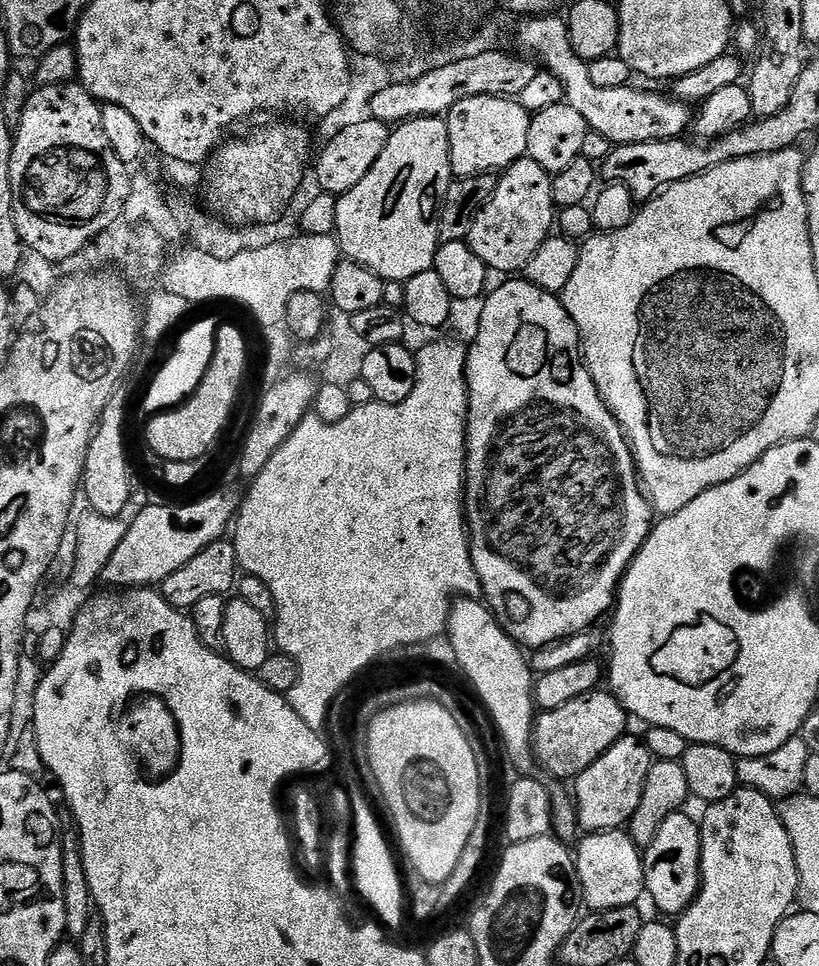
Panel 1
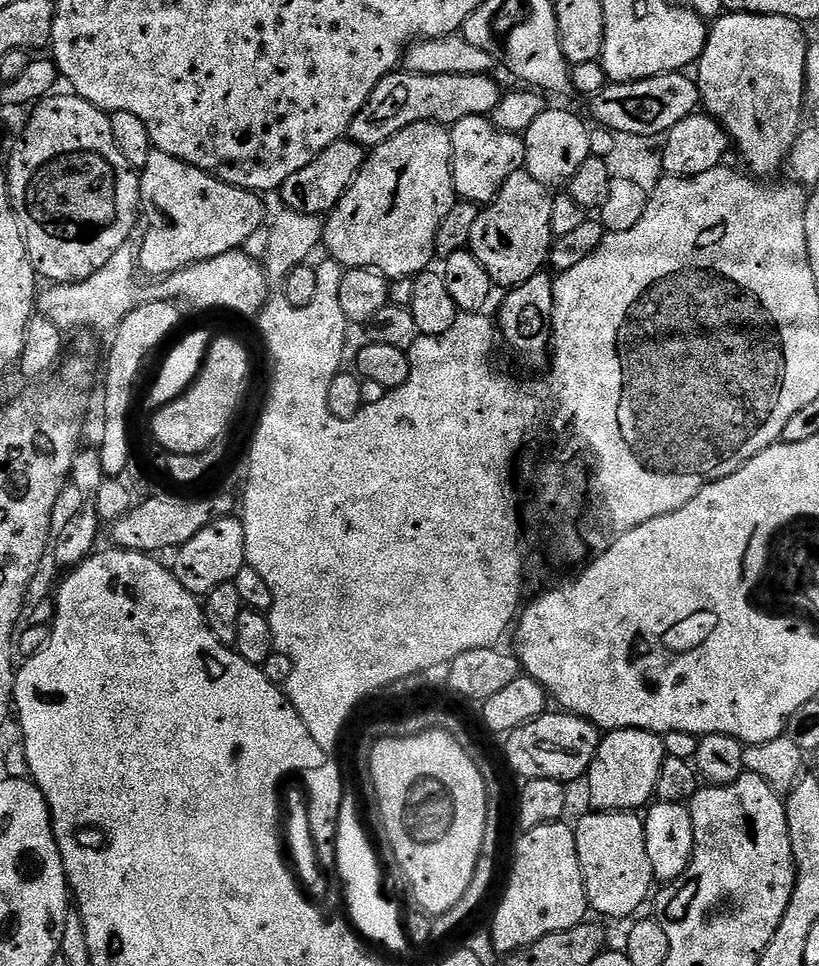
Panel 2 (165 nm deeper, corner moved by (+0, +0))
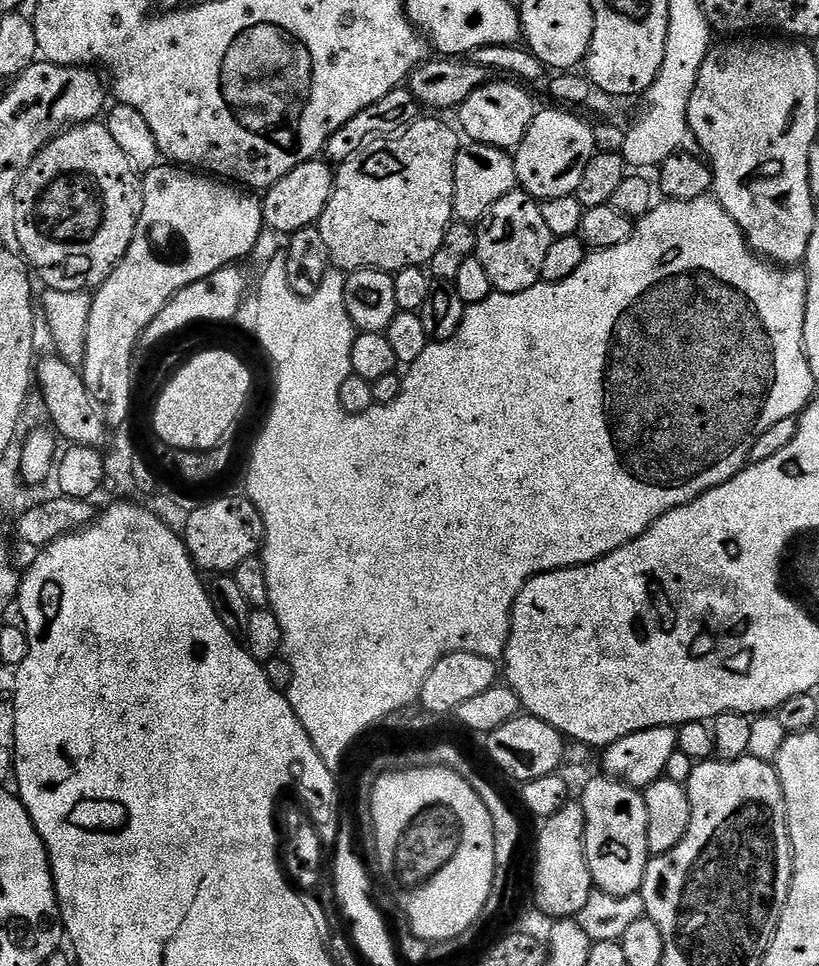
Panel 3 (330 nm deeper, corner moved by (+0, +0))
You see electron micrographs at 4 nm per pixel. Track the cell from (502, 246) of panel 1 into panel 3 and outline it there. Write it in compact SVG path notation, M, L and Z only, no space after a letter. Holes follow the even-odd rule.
M523 190L511 192L490 206L476 228L474 258L482 262L495 291L514 294L541 283L542 261L546 259L546 250L554 237L546 230L540 205L541 201Z

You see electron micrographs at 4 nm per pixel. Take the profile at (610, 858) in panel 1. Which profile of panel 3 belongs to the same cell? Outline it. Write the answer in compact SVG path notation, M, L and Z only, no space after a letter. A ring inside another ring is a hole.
M600 774L590 780L578 803L584 811L584 853L593 885L606 895L639 893L650 859L643 791Z

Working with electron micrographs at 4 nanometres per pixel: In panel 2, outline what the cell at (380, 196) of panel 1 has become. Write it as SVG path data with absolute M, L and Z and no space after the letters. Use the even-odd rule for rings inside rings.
M431 120L418 122L371 149L350 190L346 190L336 209L328 213L322 244L328 247L327 255L345 269L375 268L389 278L415 278L434 260L438 226L442 226L442 218L450 214L457 202L452 181L452 133L445 125L433 124Z

